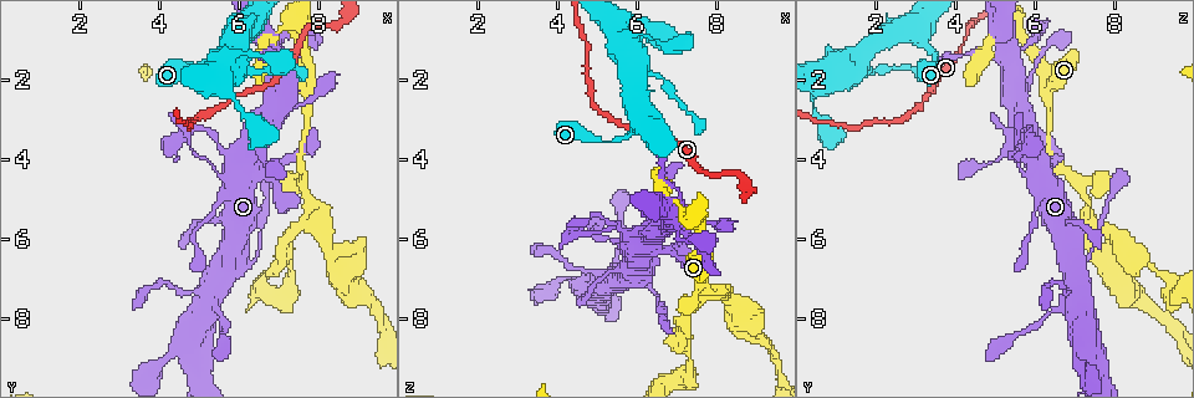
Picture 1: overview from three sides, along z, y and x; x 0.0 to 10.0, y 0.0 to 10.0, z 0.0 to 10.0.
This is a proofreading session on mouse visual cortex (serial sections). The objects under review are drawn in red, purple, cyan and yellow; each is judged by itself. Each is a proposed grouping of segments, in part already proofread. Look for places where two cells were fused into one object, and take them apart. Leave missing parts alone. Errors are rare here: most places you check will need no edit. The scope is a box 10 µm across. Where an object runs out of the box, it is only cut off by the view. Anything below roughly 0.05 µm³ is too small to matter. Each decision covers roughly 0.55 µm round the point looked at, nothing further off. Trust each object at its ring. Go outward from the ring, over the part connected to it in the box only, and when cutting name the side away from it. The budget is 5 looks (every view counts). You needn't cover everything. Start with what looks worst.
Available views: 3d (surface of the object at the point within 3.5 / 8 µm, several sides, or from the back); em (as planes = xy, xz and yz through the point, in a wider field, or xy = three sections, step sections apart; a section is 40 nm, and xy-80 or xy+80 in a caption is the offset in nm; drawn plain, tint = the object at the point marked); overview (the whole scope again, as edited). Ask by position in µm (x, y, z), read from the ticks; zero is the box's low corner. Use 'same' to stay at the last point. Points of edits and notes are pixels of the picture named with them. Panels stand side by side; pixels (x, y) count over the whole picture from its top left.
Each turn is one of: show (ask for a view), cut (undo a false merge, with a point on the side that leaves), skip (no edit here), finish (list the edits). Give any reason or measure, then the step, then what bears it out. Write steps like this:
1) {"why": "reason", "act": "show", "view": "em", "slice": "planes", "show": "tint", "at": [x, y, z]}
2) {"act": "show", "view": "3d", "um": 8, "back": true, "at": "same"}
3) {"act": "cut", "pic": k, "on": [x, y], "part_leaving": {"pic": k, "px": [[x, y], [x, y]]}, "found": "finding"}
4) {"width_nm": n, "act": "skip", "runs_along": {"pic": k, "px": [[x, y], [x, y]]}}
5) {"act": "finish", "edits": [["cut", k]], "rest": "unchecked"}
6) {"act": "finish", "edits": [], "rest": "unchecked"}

{"why": "four or more arms meet", "act": "show", "view": "3d", "um": 8, "at": [7.80, 5.10, 7.30]}

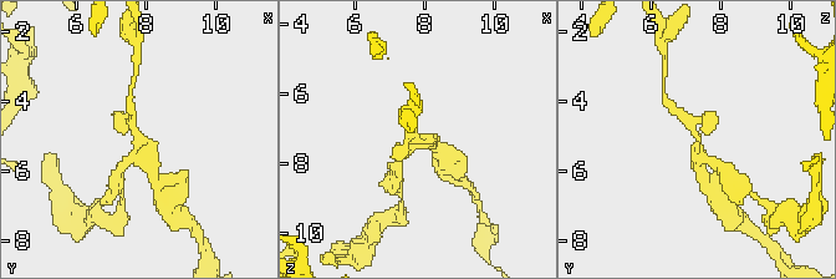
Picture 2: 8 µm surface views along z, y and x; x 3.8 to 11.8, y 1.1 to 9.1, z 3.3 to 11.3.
{"arms": 4, "arm_widths_nm": [200, 250, 250, 400], "act": "show", "view": "em", "slice": "xy", "step": 3, "show": "tint", "at": "same"}

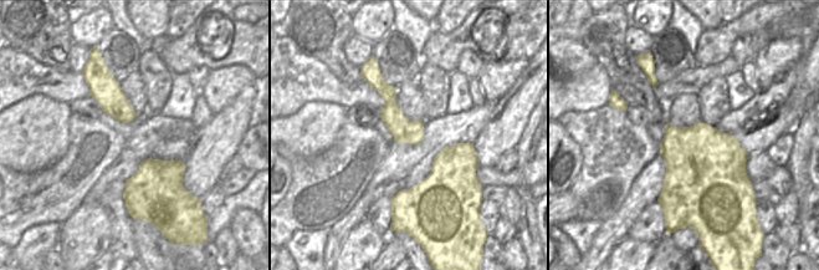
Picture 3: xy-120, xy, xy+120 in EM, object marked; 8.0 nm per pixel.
{"act": "skip", "runs_along": {"pic": 2, "px": [[677, 111], [699, 140], [699, 168]]}, "found": "one cell here"}

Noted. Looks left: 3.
{"why": "calibre changes", "act": "show", "view": "3d", "um": 3.5, "back": true, "at": [7.00, 2.30, 5.65]}

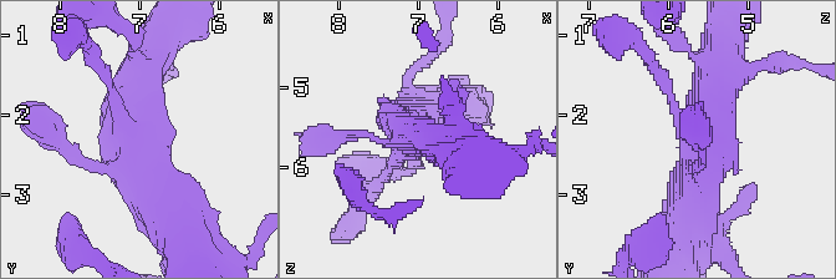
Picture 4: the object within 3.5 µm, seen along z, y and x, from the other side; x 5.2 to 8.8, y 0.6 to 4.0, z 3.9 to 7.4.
{"act": "show", "view": "em", "slice": "xy", "step": 3, "show": "tint", "at": "same"}

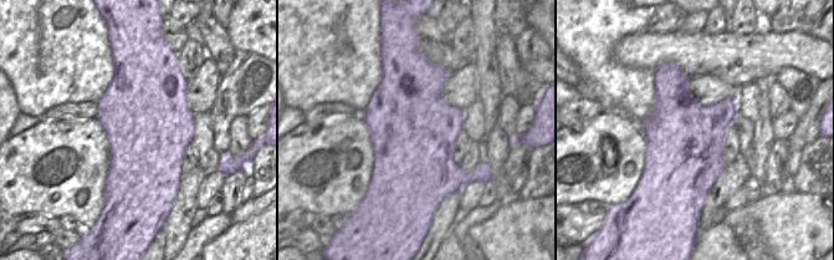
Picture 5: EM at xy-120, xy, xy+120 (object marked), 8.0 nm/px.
{"act": "skip", "runs_along": {"pic": 4, "px": [[686, 214], [720, 65]]}, "found": "all the same cell"}

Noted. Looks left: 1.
{"act": "finish", "edits": [], "rest": "unchecked"}

